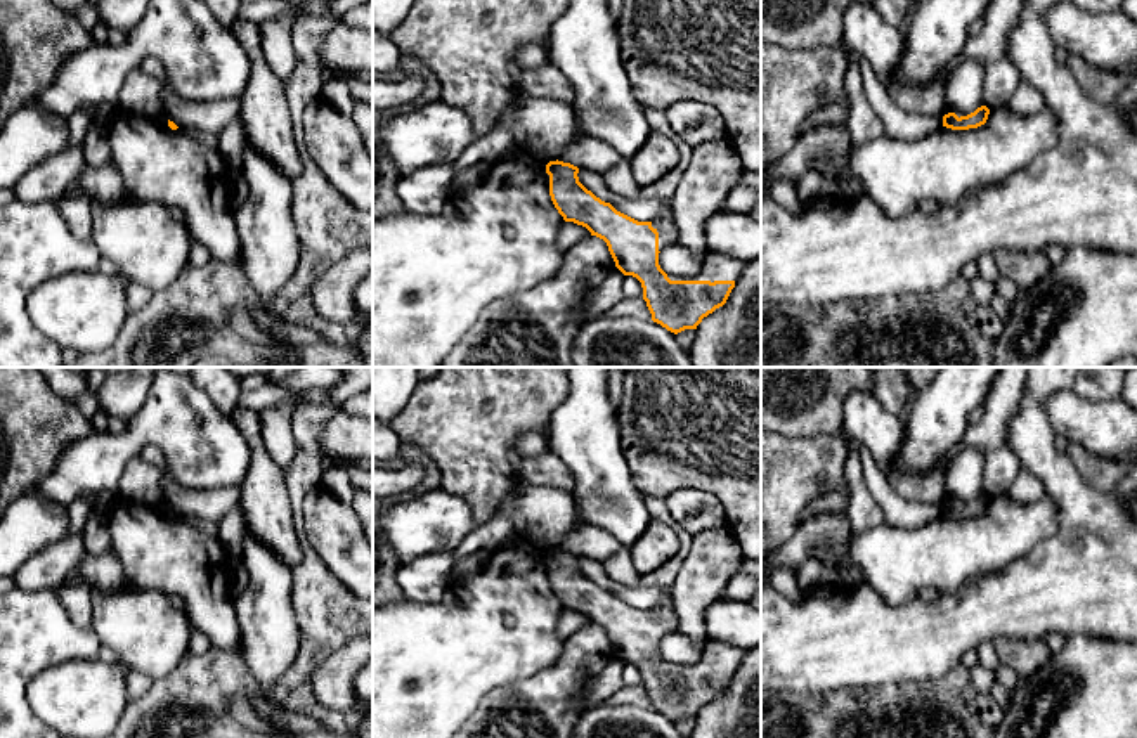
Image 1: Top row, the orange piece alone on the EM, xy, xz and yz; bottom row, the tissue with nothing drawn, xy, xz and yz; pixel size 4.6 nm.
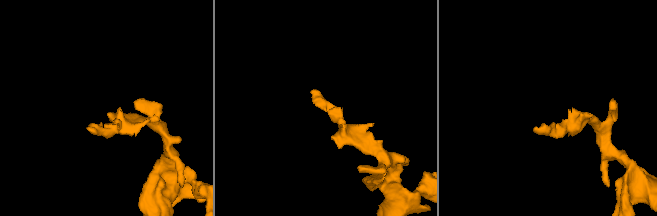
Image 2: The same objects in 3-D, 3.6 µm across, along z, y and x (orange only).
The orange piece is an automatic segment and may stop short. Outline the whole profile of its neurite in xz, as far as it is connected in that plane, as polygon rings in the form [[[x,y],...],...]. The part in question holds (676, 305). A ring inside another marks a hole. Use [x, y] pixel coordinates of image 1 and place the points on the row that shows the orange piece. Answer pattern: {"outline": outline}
{"outline": [[[549,161],[546,173],[551,201],[563,220],[603,239],[615,267],[641,282],[653,322],[678,334],[697,329],[704,317],[726,303],[747,265],[745,260],[709,253],[695,275],[666,274],[659,265],[659,253],[676,244],[671,215],[638,222],[617,211],[579,182],[579,168],[570,163]]]}

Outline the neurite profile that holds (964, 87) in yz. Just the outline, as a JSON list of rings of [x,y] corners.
[[[964,61],[955,71],[943,81],[946,104],[958,118],[974,113],[983,102],[986,66],[978,61]]]

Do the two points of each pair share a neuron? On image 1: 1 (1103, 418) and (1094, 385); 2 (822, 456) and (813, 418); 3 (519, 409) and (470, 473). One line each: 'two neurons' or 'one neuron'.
1: two neurons
2: two neurons
3: one neuron

